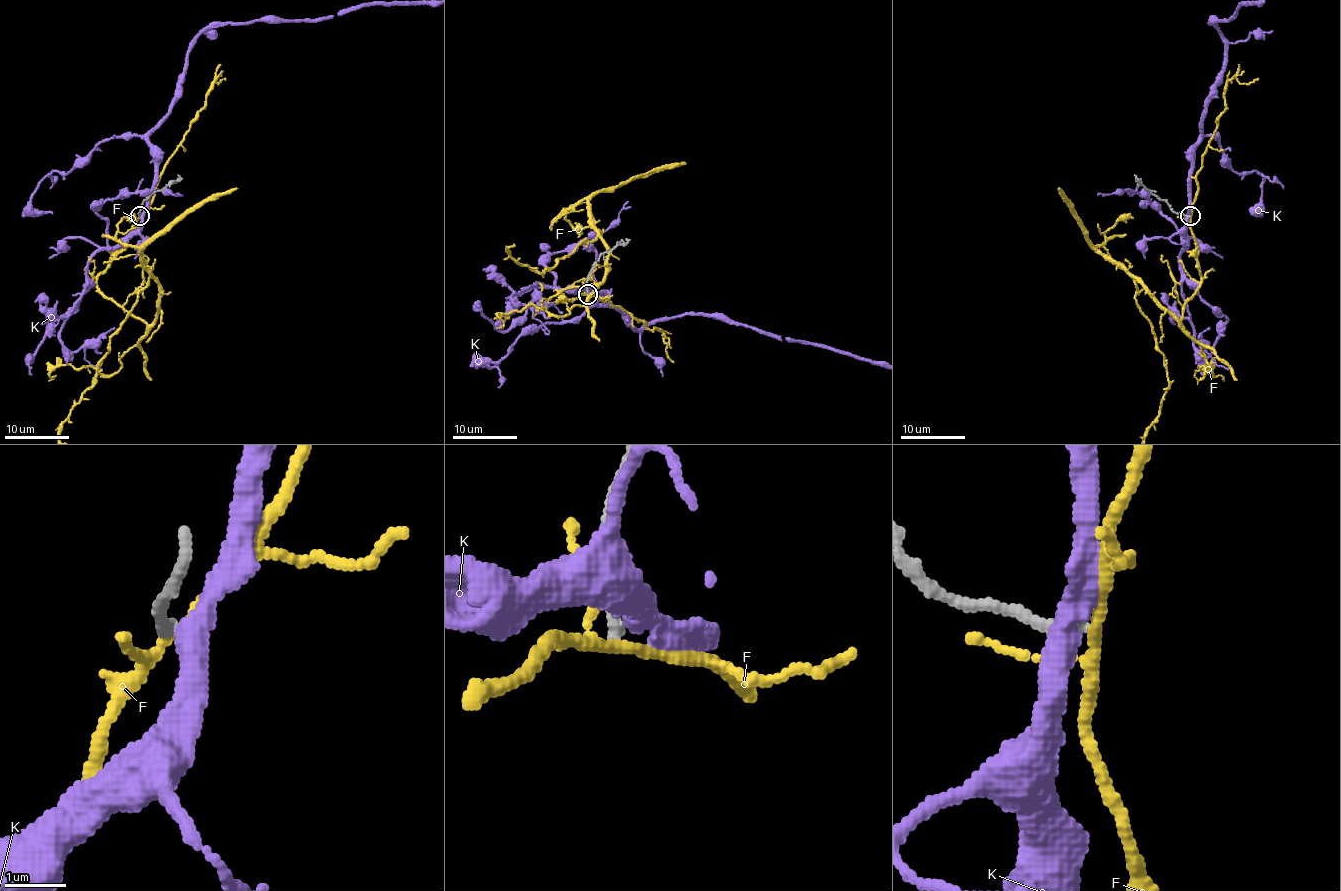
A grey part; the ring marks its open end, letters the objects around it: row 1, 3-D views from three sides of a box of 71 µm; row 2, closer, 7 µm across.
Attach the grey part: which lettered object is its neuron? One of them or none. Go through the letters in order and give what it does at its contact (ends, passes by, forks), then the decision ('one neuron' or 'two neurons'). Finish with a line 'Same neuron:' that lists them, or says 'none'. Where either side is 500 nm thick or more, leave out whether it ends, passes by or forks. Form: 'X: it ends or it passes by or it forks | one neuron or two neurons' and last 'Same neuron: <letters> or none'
F: it forks | two neurons
K: it passes by | two neurons
Same neuron: none

